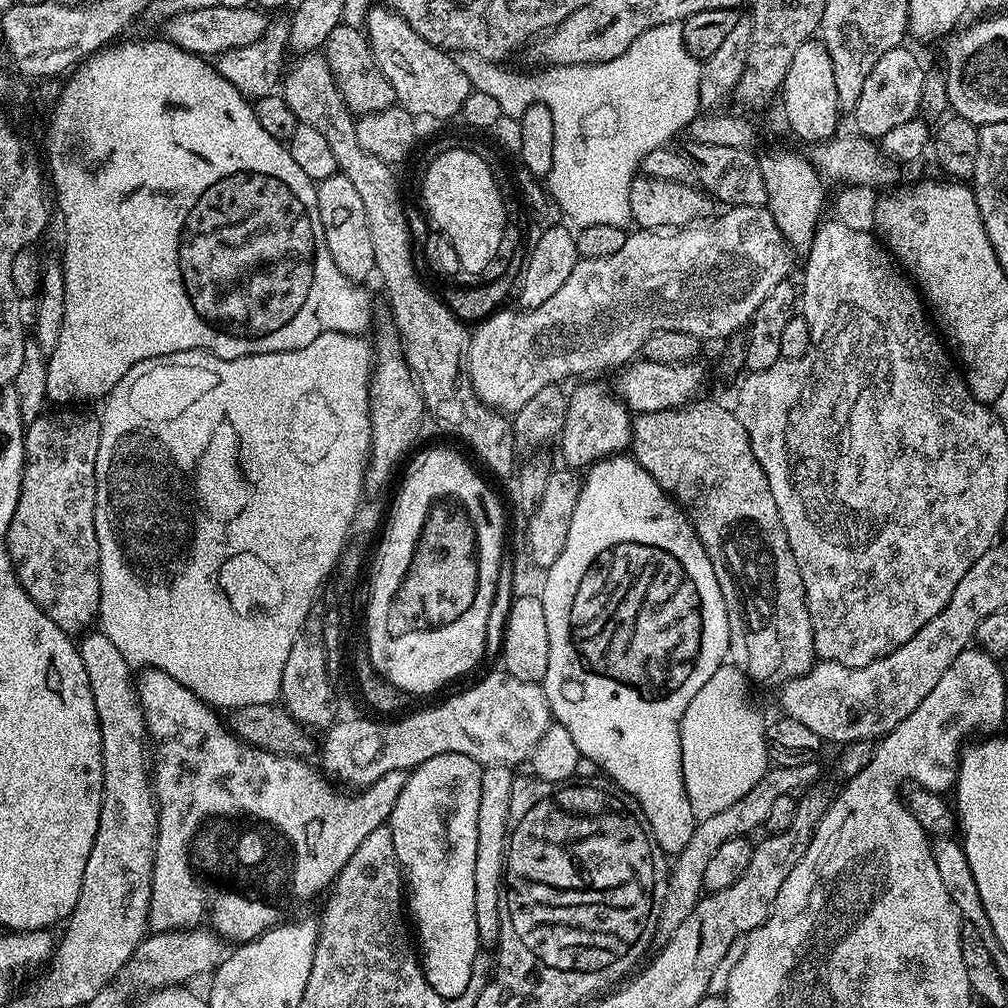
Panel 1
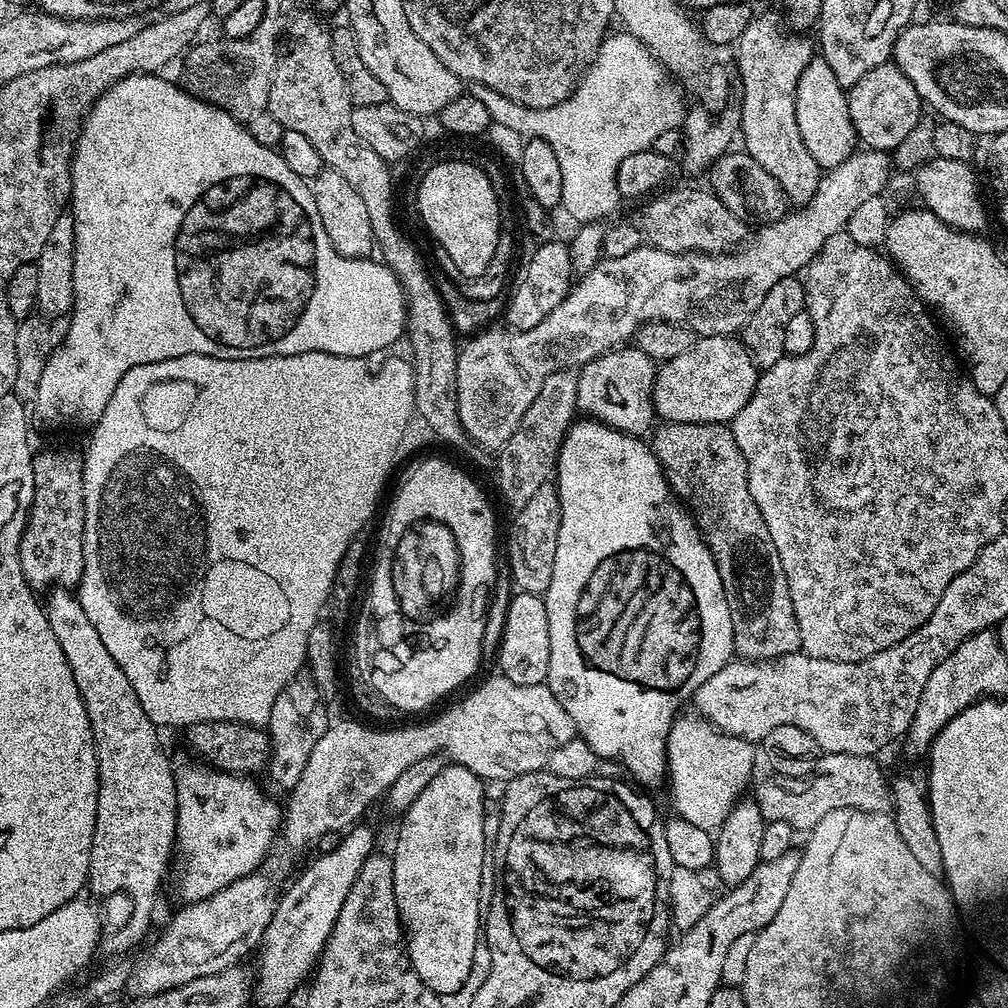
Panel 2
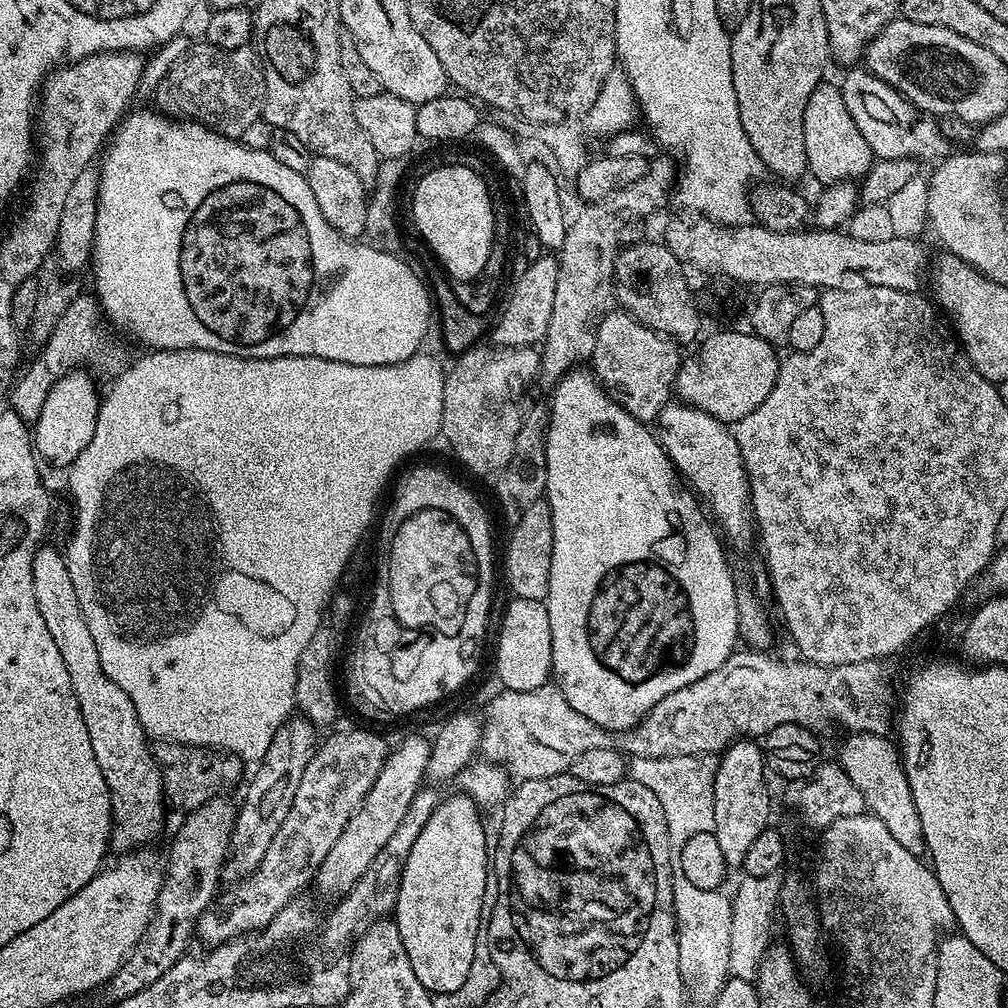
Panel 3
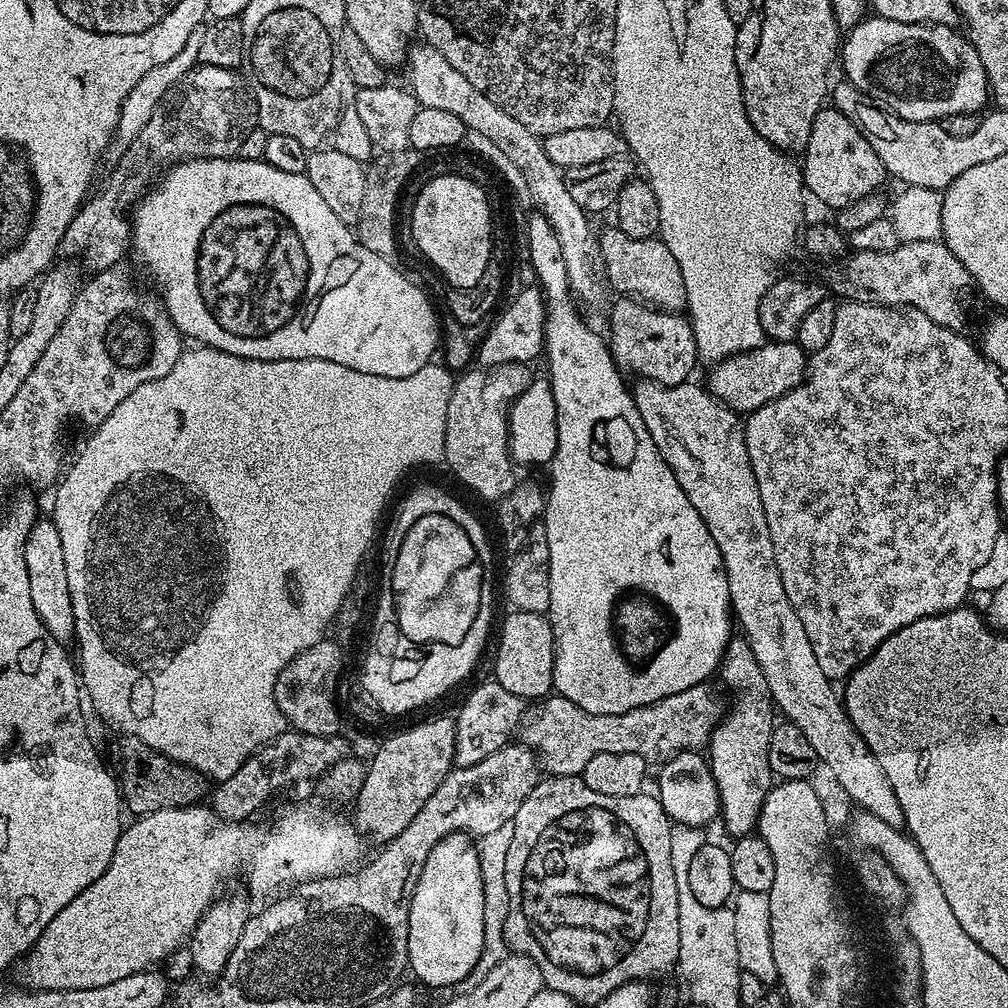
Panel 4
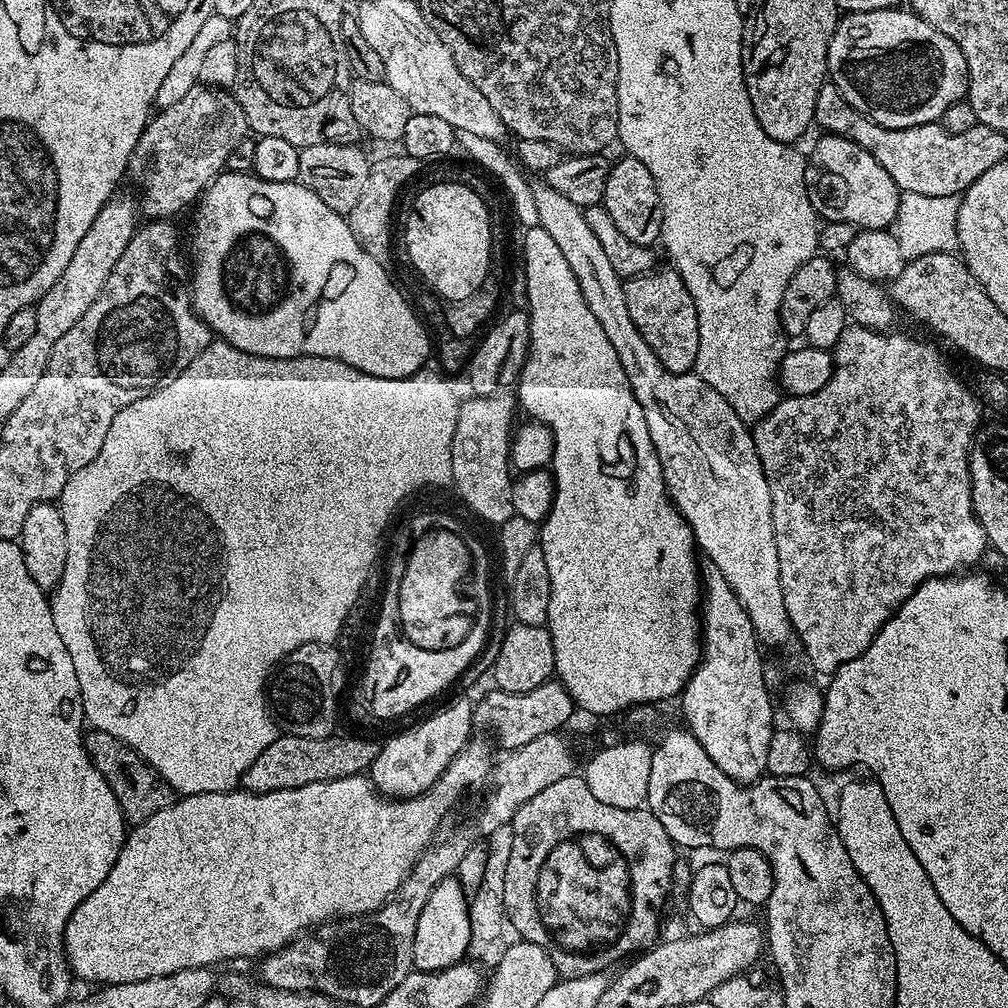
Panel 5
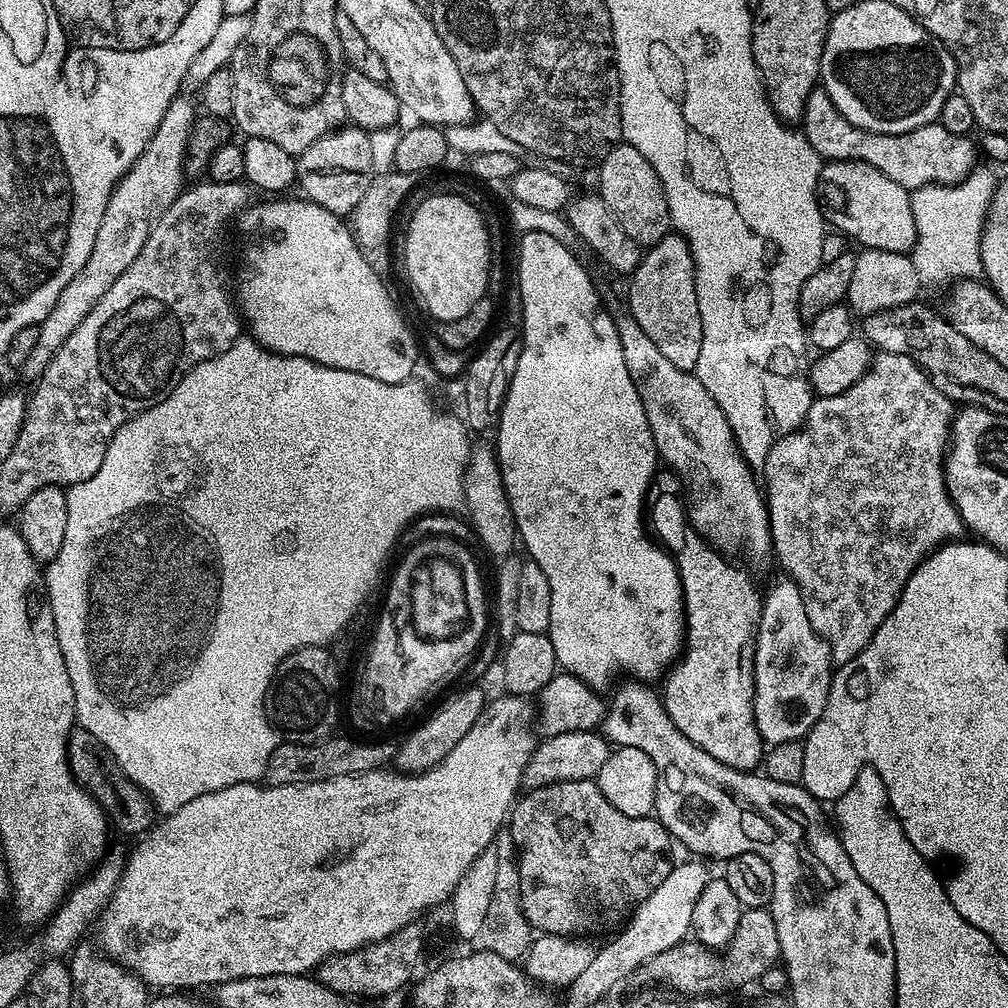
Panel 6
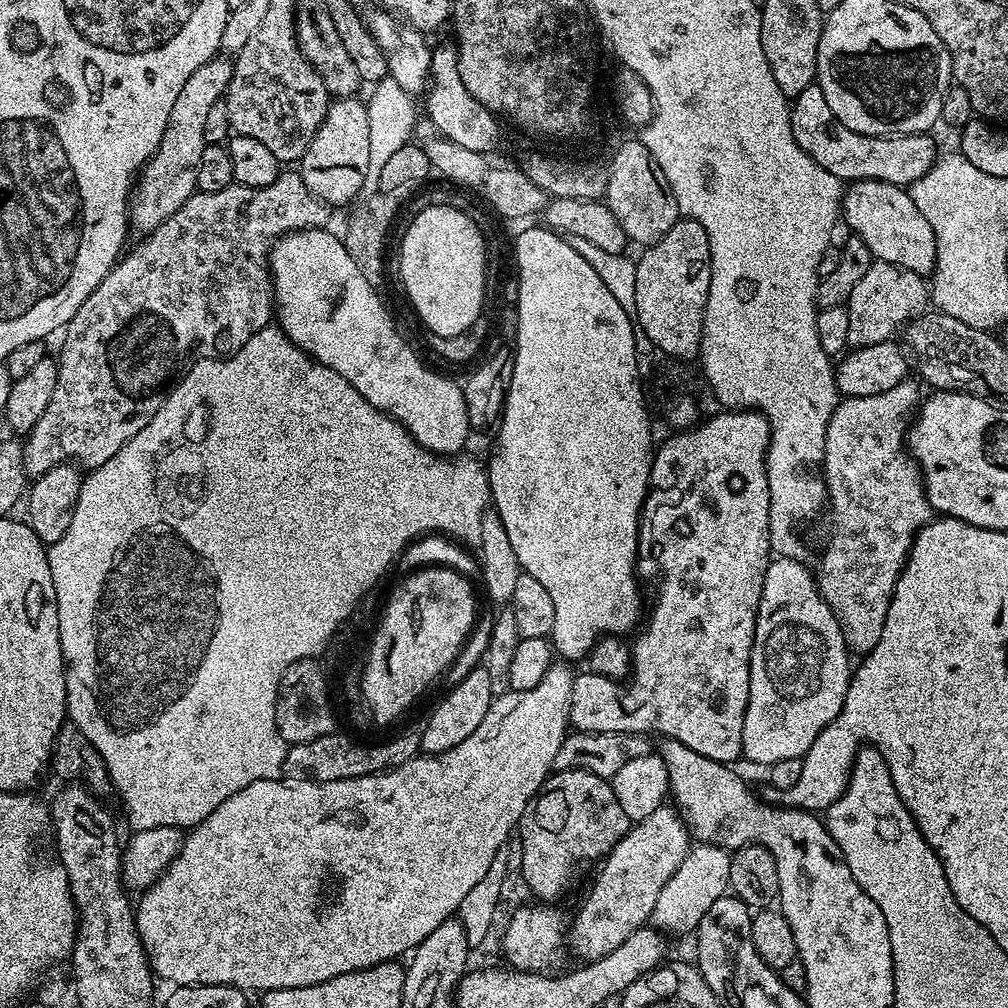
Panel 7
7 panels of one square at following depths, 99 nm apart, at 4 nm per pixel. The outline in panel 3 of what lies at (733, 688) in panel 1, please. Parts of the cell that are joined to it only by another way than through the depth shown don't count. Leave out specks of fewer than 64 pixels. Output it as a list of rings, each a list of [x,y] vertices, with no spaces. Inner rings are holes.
[[[712,756],[631,757],[631,779],[642,782],[646,790],[654,790],[654,798],[662,806],[666,818],[668,843],[679,846],[694,834],[714,832],[714,778],[717,761]]]

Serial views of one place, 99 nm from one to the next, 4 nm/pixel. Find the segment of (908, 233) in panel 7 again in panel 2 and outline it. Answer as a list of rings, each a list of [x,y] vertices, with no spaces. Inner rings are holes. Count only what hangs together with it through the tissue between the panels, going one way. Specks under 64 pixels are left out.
[[[819,54],[813,55],[806,70],[802,70],[802,78],[798,78],[794,115],[798,118],[802,142],[806,142],[806,150],[810,150],[814,162],[818,162],[821,169],[838,166],[838,162],[846,162],[846,158],[850,158],[850,154],[857,151],[858,137],[854,122],[850,118],[848,93],[842,82],[838,82],[830,62],[826,62]]]

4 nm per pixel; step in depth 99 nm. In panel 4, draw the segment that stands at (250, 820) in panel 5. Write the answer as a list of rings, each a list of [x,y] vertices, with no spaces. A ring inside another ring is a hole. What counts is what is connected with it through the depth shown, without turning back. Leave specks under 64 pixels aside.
[[[312,804],[290,805],[273,822],[272,829],[262,836],[257,836],[260,832],[258,825],[229,822],[208,806],[163,808],[131,822],[129,828],[127,825],[121,831],[114,858],[102,878],[86,886],[74,902],[62,906],[62,910],[54,914],[54,922],[50,922],[36,939],[36,947],[23,957],[24,980],[29,989],[38,992],[94,990],[94,986],[110,986],[110,982],[118,982],[118,978],[130,978],[130,974],[146,972],[159,965],[156,964],[159,960],[166,959],[183,944],[185,947],[200,919],[216,901],[221,891],[220,883],[230,879],[249,854],[252,860],[248,866],[247,887],[253,893],[272,892],[275,888],[291,890],[308,880],[347,873],[351,869],[348,867],[360,856],[356,851],[356,840],[360,836],[355,823],[336,812],[324,814]]]

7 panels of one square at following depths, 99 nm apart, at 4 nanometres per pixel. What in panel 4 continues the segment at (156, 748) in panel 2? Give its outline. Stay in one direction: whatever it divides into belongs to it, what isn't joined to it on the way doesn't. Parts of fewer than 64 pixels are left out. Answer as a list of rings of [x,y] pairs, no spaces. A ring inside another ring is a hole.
[[[51,518],[37,519],[26,538],[26,574],[30,578],[30,599],[42,626],[60,644],[71,645],[76,635],[74,602],[70,598],[70,578],[66,578],[66,558],[62,558],[62,534],[58,534]]]

